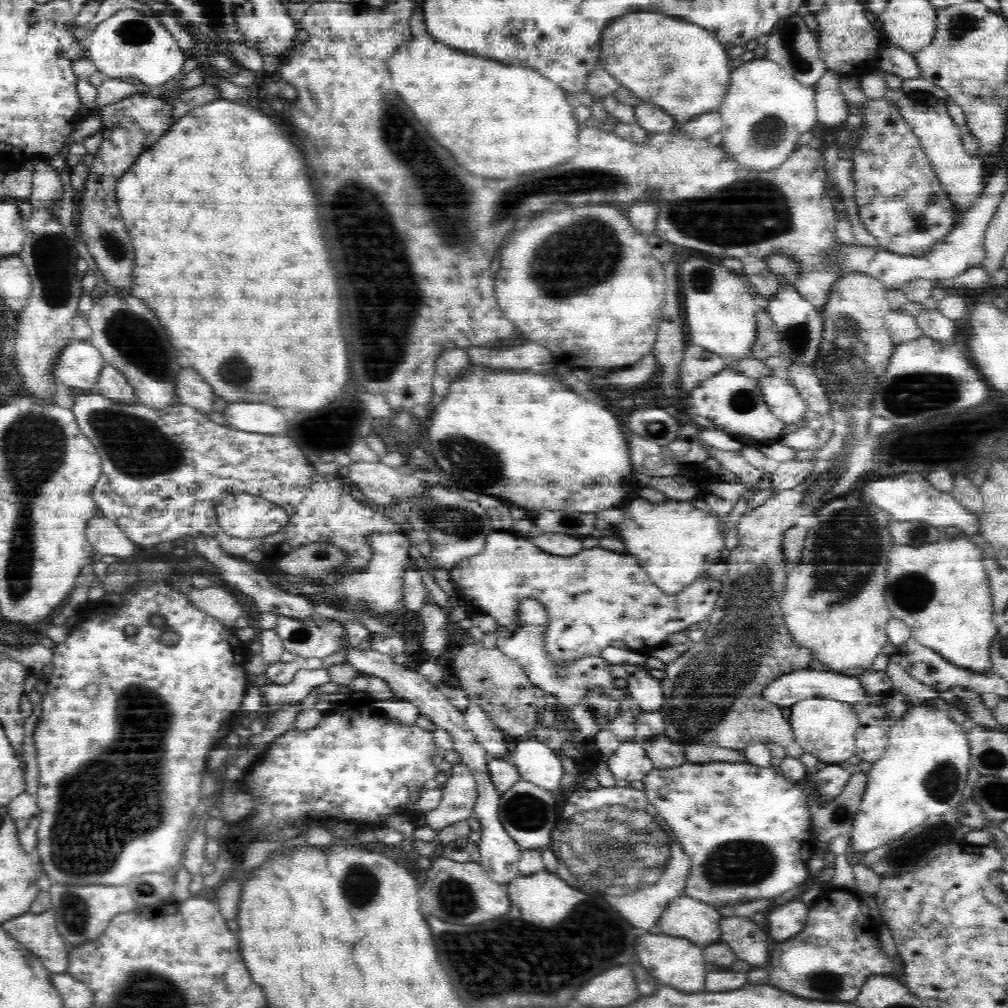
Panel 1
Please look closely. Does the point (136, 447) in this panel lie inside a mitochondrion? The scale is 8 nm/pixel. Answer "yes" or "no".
yes

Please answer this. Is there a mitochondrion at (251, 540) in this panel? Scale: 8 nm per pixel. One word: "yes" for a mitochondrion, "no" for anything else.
no

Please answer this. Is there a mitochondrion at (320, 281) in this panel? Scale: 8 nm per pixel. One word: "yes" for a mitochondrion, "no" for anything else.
no

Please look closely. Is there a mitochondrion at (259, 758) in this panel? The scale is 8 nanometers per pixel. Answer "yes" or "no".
no

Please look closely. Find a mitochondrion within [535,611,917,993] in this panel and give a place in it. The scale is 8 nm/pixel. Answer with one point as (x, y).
(614, 841)

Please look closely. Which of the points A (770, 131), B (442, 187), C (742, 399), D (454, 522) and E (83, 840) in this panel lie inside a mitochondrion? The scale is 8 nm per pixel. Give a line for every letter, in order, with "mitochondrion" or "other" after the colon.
A: mitochondrion
B: mitochondrion
C: mitochondrion
D: mitochondrion
E: mitochondrion

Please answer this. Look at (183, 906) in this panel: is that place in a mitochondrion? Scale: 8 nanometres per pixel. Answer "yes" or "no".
no

